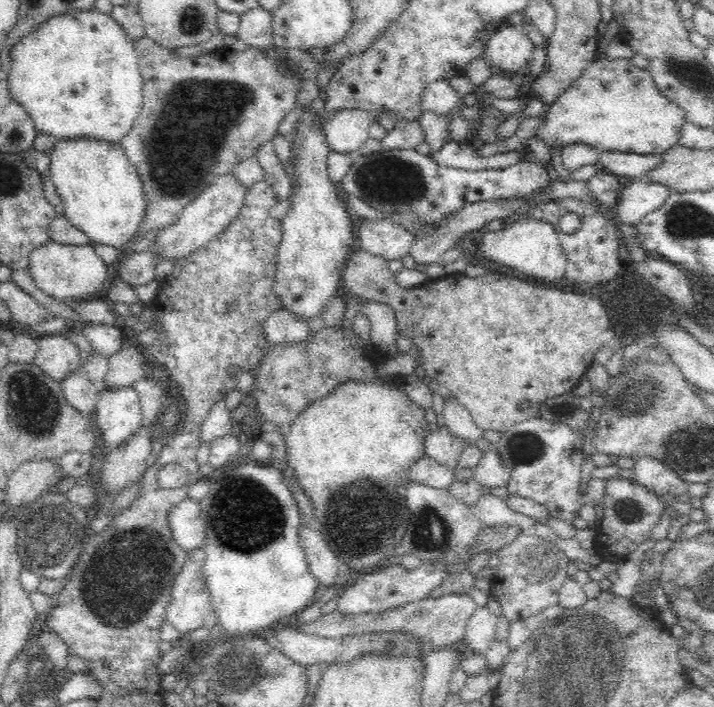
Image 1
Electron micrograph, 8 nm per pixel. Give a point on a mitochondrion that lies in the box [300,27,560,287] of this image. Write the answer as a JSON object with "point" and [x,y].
{"point":[390,179]}

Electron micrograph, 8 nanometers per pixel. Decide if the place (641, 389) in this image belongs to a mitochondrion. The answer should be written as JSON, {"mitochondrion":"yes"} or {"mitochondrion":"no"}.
{"mitochondrion":"yes"}

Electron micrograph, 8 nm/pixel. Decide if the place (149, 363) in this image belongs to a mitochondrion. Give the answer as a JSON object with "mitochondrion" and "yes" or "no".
{"mitochondrion":"no"}

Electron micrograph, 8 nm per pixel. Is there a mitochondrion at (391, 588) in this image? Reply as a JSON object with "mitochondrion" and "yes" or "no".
{"mitochondrion":"no"}

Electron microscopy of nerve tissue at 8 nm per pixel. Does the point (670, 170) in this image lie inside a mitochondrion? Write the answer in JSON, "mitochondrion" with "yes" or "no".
{"mitochondrion":"no"}

